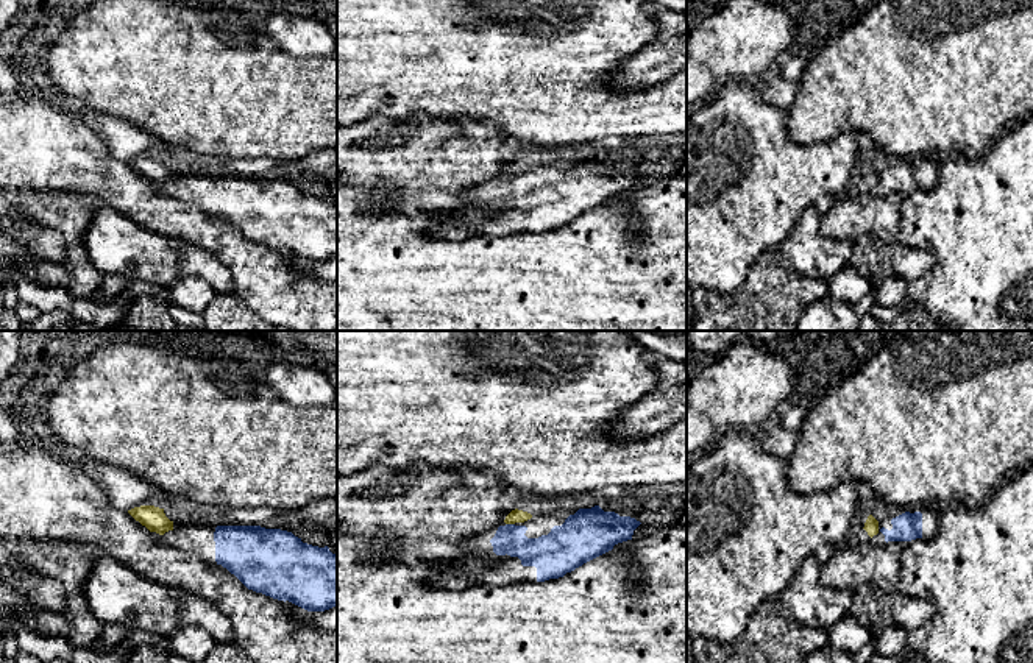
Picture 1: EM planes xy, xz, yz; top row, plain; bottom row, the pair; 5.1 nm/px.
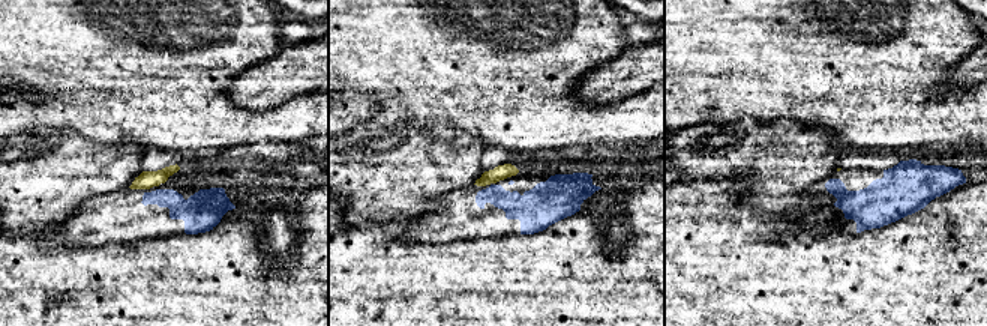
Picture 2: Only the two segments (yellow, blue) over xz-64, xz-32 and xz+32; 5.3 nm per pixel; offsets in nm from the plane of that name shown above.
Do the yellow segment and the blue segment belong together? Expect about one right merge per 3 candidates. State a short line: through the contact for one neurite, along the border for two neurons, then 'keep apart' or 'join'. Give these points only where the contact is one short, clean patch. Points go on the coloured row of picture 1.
xz (506, 523), (514, 524) | keep apart

